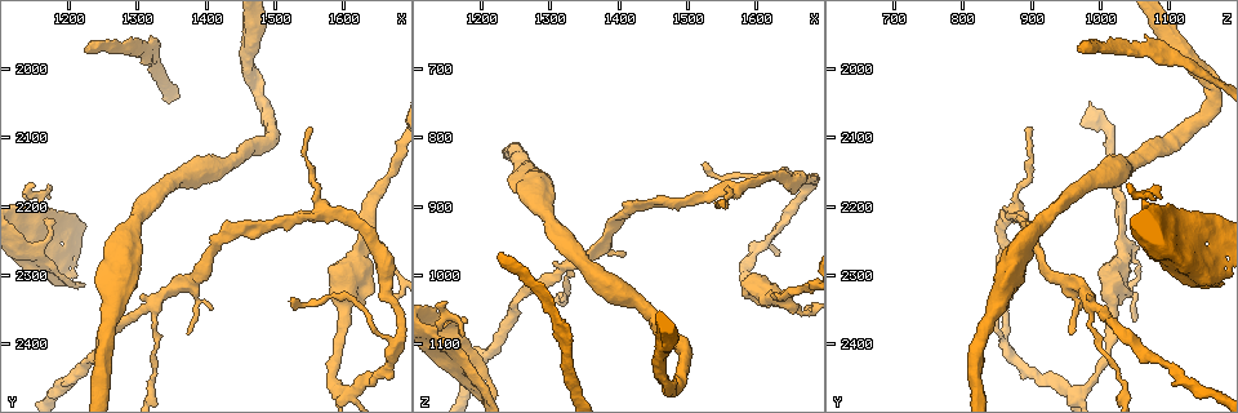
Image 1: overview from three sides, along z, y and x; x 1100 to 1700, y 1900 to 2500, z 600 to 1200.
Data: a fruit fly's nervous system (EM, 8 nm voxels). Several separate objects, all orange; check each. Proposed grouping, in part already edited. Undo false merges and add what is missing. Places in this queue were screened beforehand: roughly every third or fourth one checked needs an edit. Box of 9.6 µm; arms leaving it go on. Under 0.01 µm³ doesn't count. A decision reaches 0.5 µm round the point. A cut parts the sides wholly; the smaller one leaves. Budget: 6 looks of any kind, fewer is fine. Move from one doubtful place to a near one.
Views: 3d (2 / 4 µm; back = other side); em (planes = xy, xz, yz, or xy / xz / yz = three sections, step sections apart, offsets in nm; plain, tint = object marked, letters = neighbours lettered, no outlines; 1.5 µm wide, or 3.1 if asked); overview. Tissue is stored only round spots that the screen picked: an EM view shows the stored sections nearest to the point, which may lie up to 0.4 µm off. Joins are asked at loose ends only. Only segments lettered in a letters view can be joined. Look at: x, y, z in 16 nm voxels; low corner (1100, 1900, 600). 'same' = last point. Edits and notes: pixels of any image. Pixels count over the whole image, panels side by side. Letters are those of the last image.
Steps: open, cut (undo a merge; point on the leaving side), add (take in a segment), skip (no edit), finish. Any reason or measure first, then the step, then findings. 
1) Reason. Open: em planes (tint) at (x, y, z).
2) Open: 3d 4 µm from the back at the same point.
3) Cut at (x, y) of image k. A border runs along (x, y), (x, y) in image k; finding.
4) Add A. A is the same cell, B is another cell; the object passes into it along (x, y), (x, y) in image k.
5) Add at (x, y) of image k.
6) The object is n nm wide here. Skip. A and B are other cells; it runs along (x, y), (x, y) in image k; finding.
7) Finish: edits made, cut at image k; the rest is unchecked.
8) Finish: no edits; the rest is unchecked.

Closes a loop. Open: em yz step 8 (tint) at (1185, 2260, 1155).

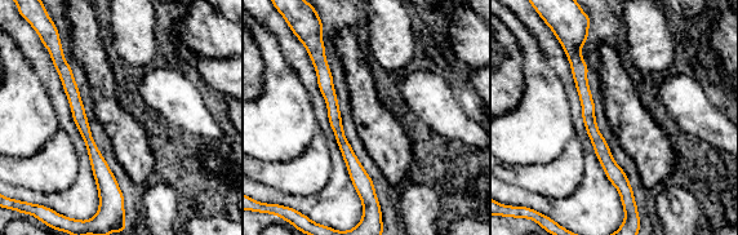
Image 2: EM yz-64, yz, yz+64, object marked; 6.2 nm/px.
Open: em xy step 8 (tint) at the same point.

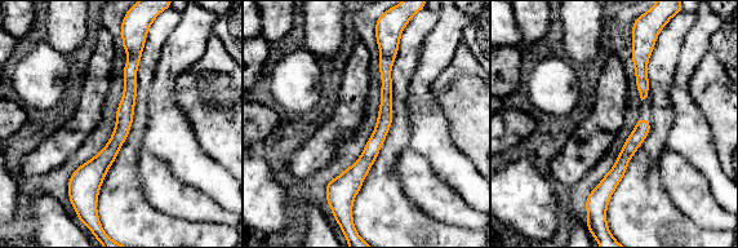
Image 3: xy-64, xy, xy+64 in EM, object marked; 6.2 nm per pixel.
Open: em xy step 8 (letters) at the same point.

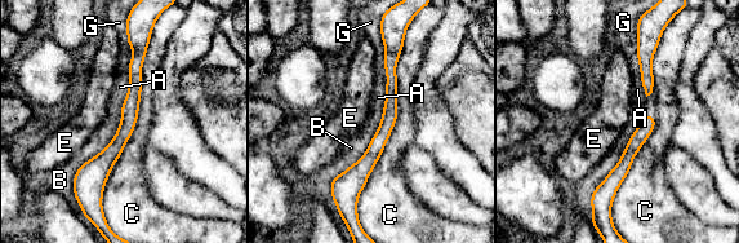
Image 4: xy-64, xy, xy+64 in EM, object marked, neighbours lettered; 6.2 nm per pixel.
The object is 90 nm wide here. Skip. A, B, C, E and G are other cells; it runs along (399, 44), (388, 120), (356, 189) in image 4; one neuron here.

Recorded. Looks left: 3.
A fork. Open: em planes (letters) at (1310, 1980, 1075).

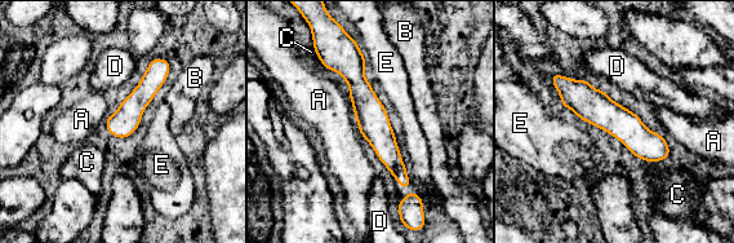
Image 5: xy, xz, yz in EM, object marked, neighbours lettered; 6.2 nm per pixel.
Skip. A, B, C, D and E are other cells; a border runs along (348, 93), (356, 122) in image 5; one neuron here.

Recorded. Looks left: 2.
Three arms meet. Open: em planes (letters) at (1320, 2340, 985).

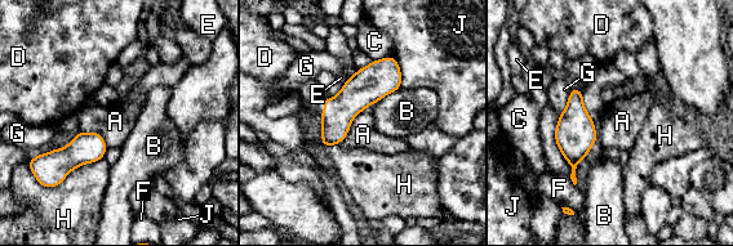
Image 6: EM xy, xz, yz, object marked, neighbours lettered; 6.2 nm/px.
Skip. A, B, C, D, E, F, G, H and J are other cells; a border runs along (571, 90), (568, 102), (559, 115) in image 6; continuous, no second neuron.

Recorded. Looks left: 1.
Finish: no edits; the rest is unchecked.

